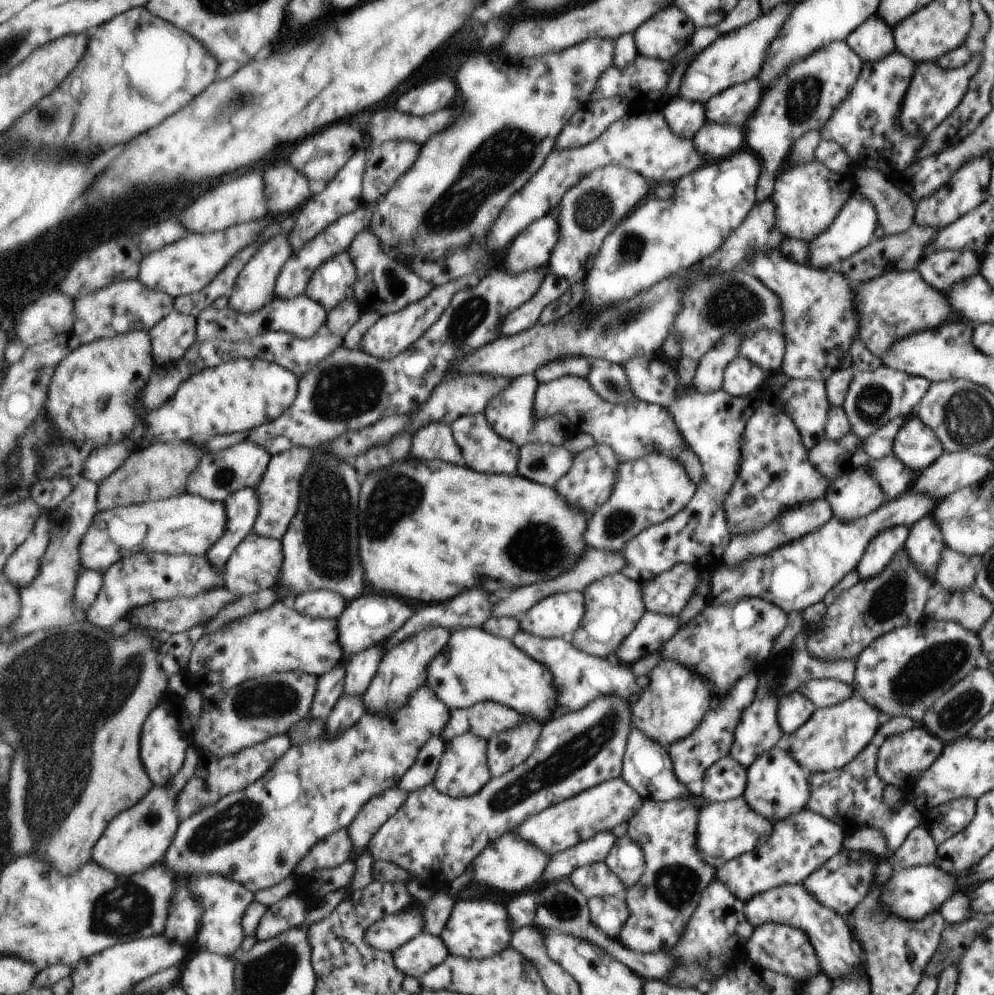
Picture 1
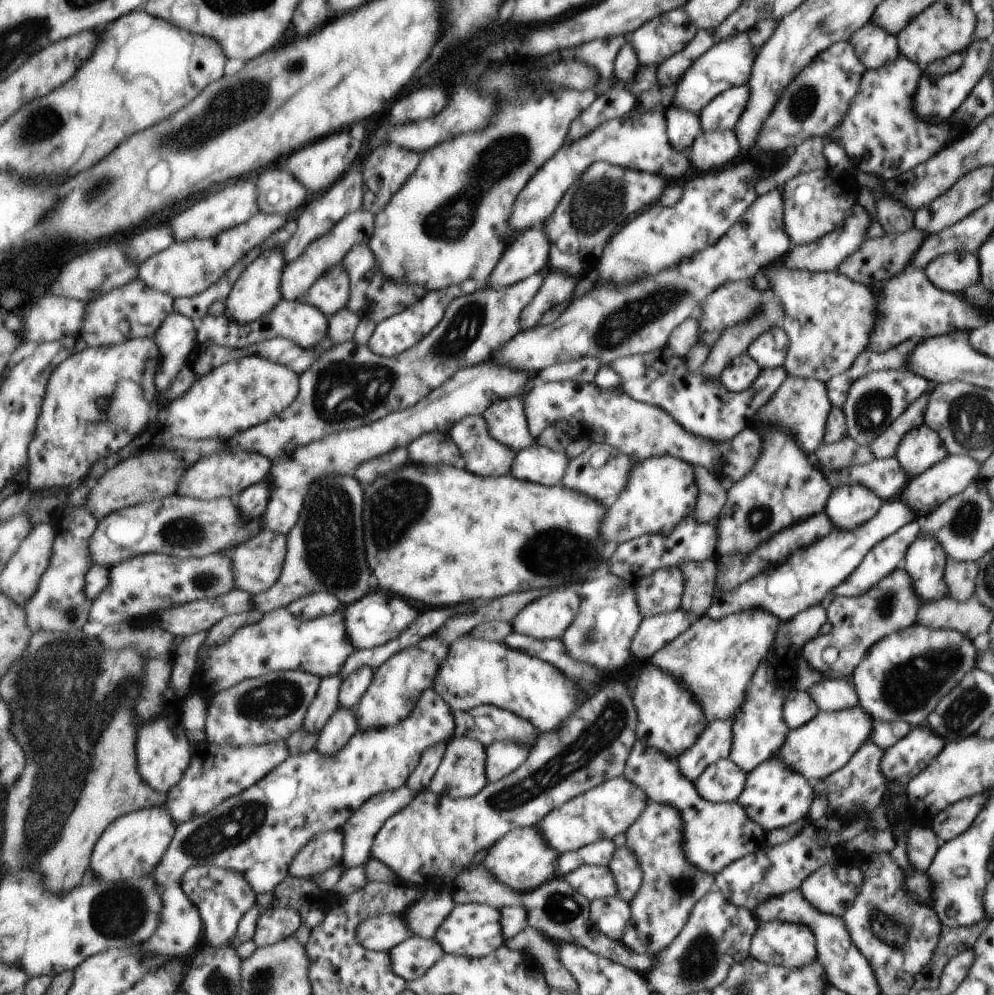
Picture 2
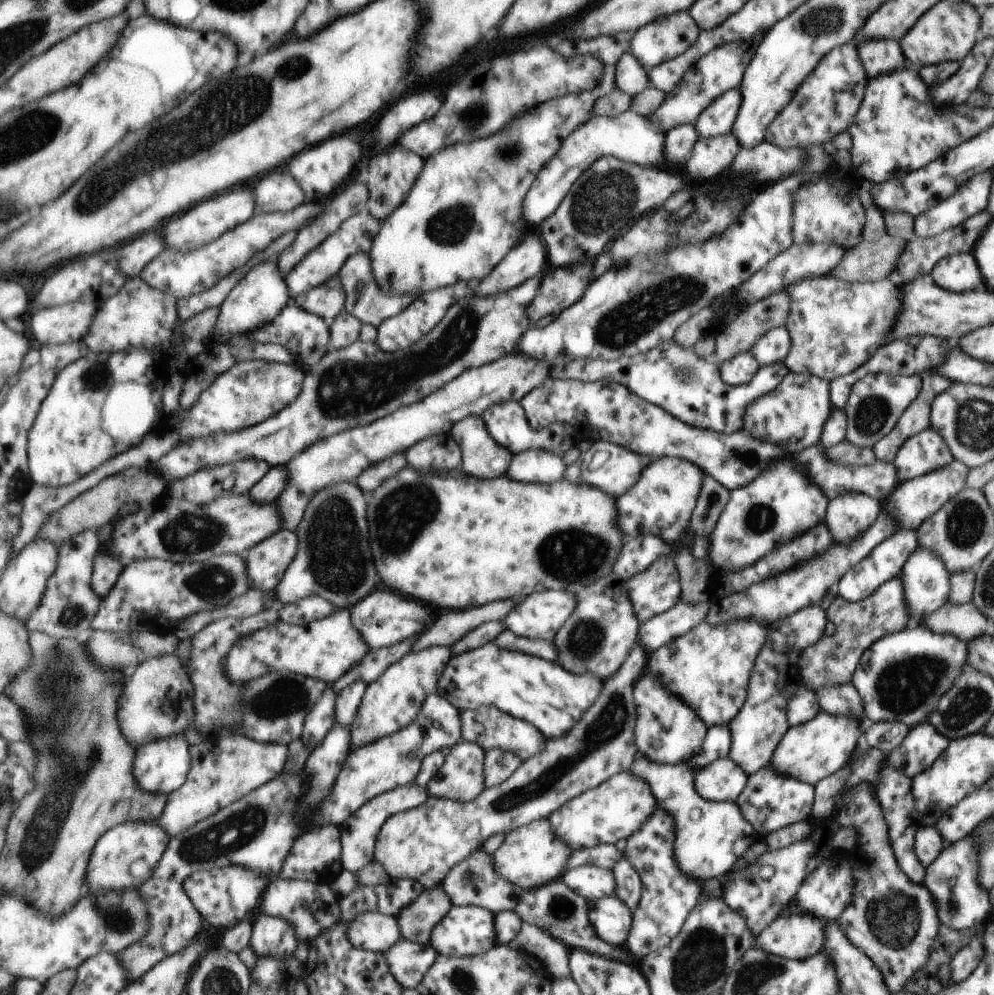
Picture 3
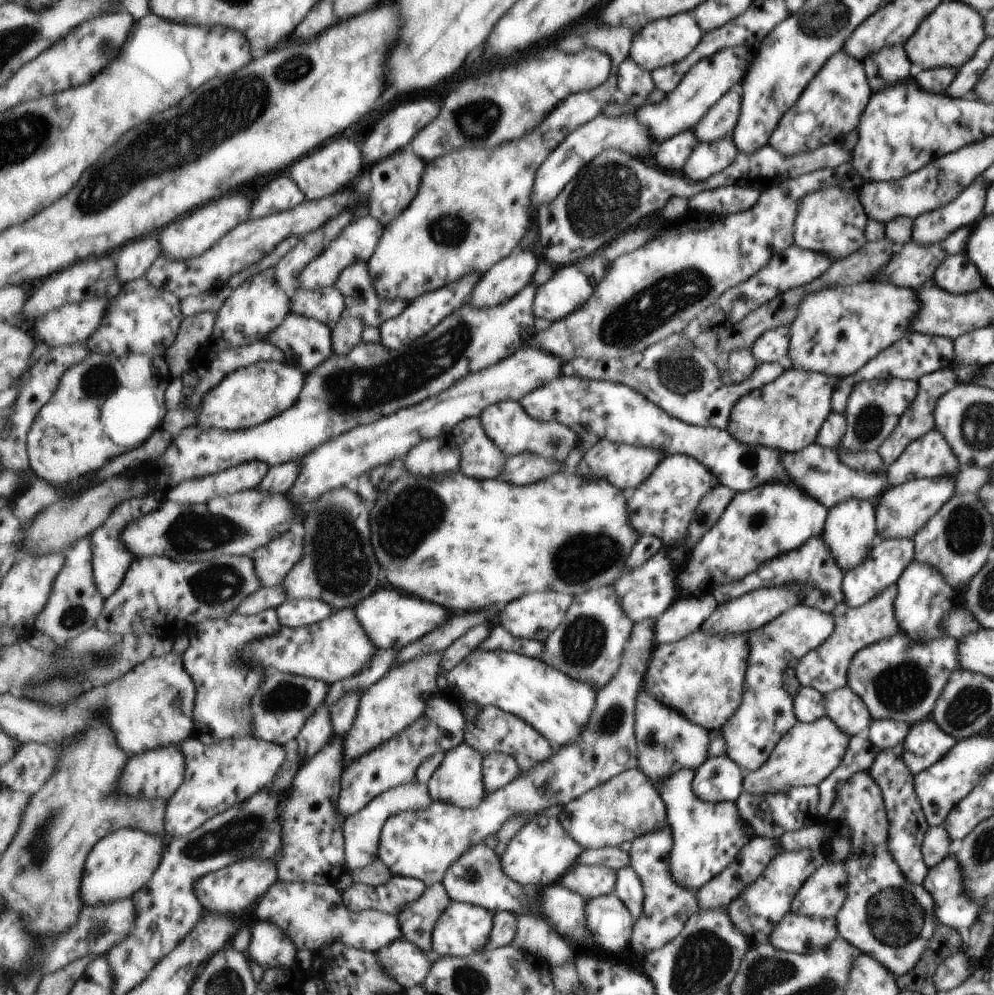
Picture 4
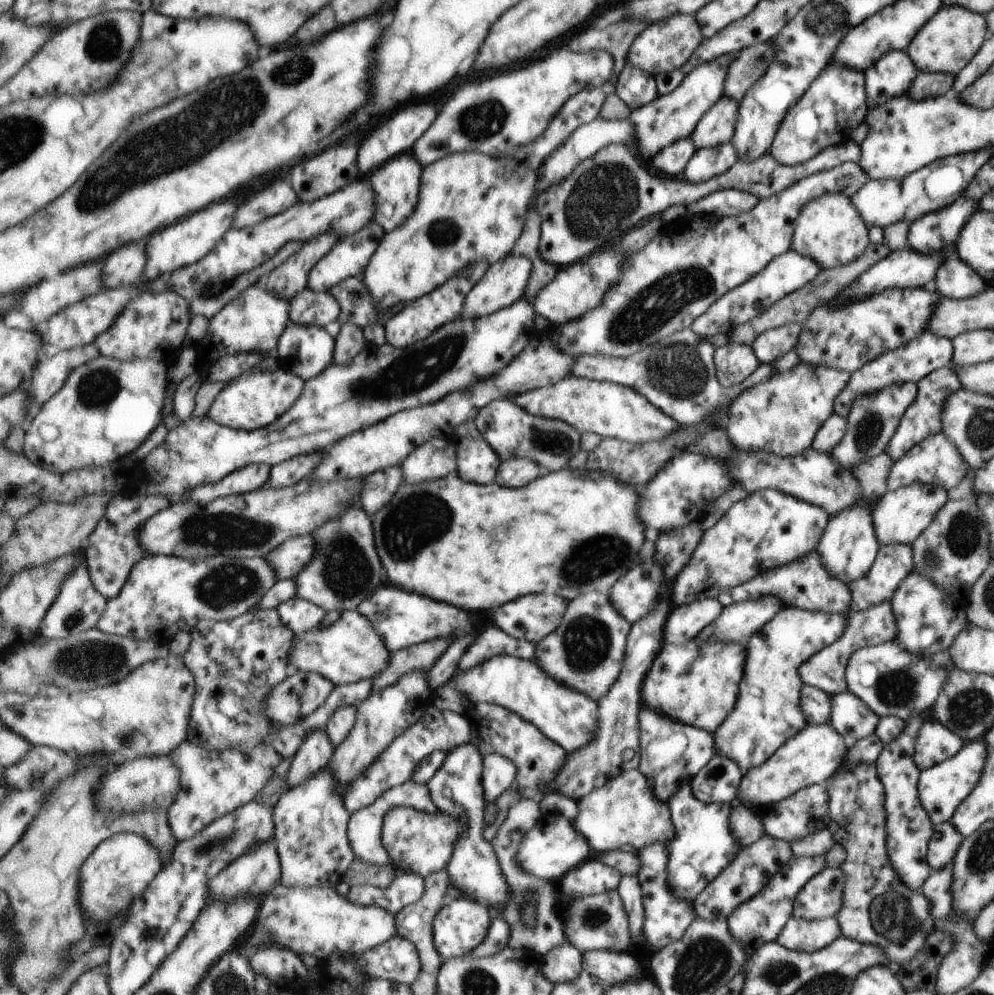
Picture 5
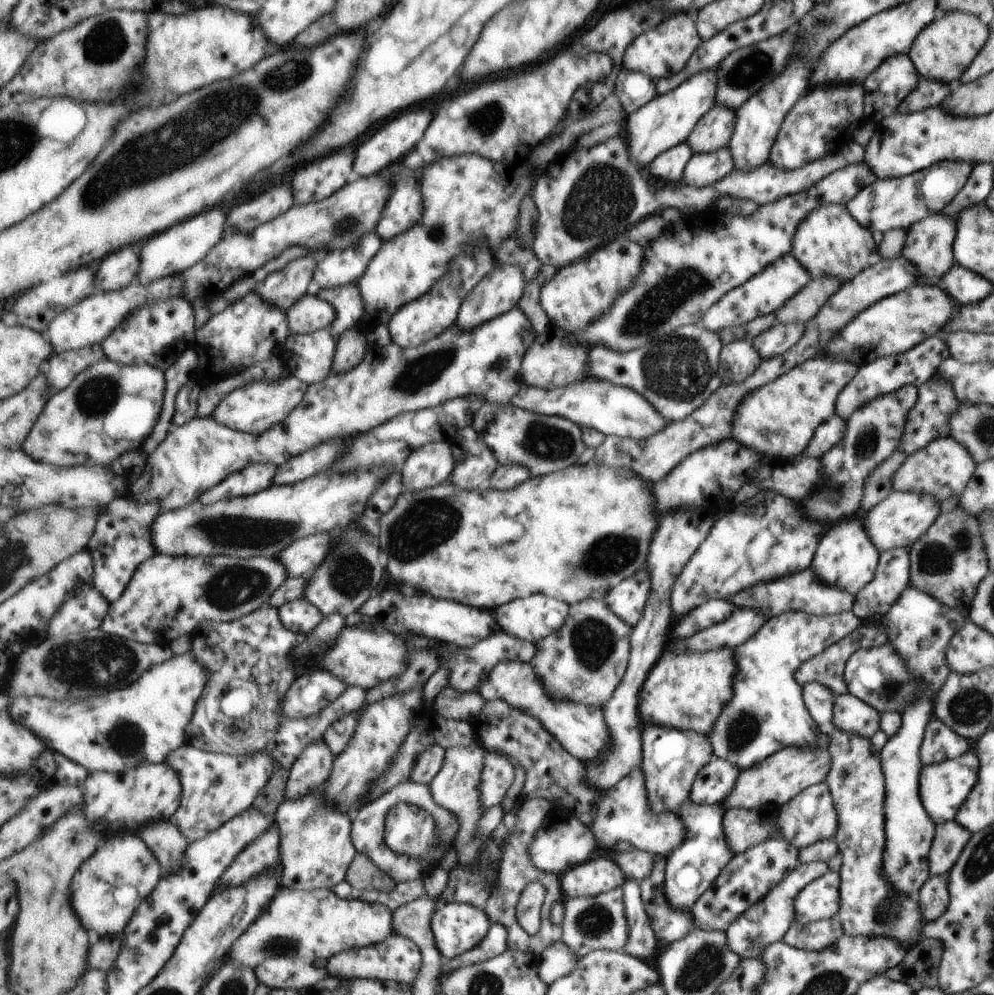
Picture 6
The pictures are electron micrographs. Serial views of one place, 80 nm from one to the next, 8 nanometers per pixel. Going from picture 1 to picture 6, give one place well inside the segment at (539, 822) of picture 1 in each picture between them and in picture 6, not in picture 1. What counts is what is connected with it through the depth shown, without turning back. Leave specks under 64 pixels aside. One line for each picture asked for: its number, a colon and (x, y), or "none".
2: (610, 809)
3: (618, 808)
4: (622, 809)
5: (624, 811)
6: (622, 814)

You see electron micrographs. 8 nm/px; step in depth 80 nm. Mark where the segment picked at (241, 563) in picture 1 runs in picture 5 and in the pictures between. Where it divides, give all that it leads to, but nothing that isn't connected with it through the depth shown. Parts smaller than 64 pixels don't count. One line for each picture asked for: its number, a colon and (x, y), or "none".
2: (258, 564)
3: (268, 562)
4: (274, 562)
5: (295, 554)

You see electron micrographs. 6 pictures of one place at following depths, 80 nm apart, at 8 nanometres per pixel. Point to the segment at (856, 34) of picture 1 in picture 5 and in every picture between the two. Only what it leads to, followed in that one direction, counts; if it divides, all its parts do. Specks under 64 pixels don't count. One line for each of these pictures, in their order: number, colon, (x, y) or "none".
2: (875, 48)
3: (879, 57)
4: (890, 65)
5: (892, 75)

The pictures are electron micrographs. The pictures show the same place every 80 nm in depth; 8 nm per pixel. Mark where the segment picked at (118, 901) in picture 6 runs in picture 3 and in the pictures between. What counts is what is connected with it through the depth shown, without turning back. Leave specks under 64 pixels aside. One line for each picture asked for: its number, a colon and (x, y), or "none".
3: (126, 856)
4: (121, 864)
5: (123, 867)

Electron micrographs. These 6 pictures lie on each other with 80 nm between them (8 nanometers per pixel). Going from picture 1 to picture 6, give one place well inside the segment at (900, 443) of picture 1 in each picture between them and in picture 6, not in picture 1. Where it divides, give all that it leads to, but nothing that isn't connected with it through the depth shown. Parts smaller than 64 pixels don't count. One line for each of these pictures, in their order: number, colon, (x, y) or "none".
2: (921, 448)
3: (926, 452)
4: (929, 457)
5: (935, 461)
6: (942, 468)

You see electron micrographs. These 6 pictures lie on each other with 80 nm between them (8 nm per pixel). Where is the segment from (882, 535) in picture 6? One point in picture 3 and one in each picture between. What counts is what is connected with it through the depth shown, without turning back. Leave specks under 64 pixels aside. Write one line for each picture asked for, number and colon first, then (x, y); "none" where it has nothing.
3: (913, 501)
4: (902, 510)
5: (900, 516)

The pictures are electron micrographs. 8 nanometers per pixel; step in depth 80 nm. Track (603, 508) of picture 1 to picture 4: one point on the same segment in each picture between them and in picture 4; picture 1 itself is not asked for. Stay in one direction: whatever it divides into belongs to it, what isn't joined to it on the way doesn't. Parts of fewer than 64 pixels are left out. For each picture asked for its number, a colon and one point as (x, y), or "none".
2: (660, 491)
3: (660, 503)
4: (663, 505)

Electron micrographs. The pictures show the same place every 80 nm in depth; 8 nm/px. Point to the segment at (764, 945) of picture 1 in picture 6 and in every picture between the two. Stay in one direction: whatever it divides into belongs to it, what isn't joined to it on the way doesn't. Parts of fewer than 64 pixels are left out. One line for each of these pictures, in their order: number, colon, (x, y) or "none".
2: (787, 944)
3: (791, 936)
4: (798, 934)
5: (797, 934)
6: (815, 936)

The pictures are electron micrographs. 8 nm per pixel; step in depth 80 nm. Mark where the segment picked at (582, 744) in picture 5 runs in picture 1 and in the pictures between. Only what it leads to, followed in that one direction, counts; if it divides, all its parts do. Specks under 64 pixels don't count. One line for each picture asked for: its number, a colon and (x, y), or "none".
1: (476, 666)
2: (478, 672)
3: (540, 691)
4: (560, 708)

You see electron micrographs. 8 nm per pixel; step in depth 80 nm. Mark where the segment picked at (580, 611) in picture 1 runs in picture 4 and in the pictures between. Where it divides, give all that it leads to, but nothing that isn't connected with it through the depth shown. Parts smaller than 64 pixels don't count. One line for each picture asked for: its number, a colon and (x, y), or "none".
2: (549, 616)
3: (541, 615)
4: (535, 616)

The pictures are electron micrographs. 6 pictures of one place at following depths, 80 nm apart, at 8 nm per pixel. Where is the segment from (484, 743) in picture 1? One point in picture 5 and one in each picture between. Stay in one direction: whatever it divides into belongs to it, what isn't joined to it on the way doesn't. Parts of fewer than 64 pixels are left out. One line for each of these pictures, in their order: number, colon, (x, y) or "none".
2: (462, 775)
3: (462, 778)
4: (459, 781)
5: (458, 788)

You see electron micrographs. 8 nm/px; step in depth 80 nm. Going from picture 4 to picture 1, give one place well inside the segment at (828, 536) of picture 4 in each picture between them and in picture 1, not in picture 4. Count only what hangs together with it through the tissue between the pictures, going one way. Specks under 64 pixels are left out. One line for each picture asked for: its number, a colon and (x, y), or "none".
1: (855, 494)
2: (849, 506)
3: (852, 514)

